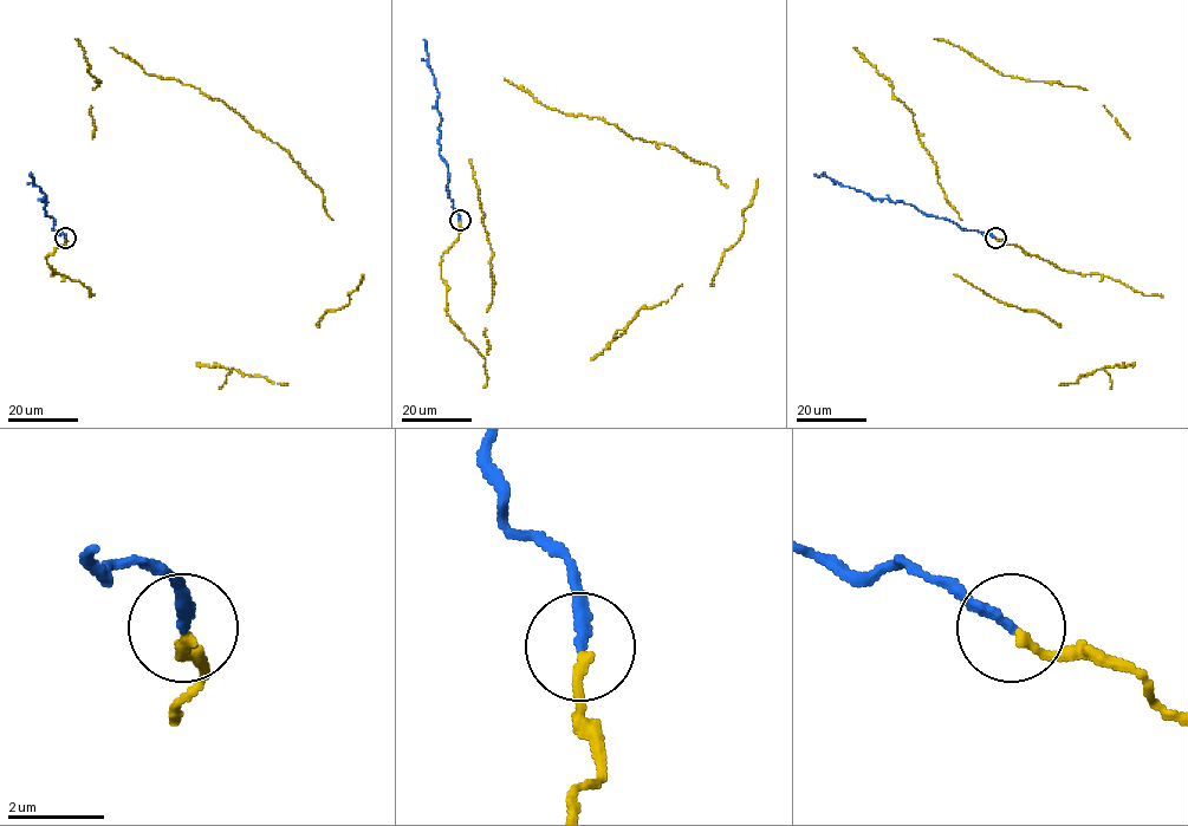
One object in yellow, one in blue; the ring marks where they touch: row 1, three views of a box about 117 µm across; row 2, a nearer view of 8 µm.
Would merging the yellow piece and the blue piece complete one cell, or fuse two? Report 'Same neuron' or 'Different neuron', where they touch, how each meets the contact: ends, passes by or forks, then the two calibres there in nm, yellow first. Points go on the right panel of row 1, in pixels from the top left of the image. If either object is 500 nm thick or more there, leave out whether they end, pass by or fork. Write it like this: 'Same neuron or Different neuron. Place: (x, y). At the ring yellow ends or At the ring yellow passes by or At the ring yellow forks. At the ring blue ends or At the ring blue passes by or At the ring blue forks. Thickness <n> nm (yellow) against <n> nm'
Same neuron. Place: (995, 238). At the ring yellow ends. At the ring blue ends. Thickness 200 nm (yellow) against 240 nm

